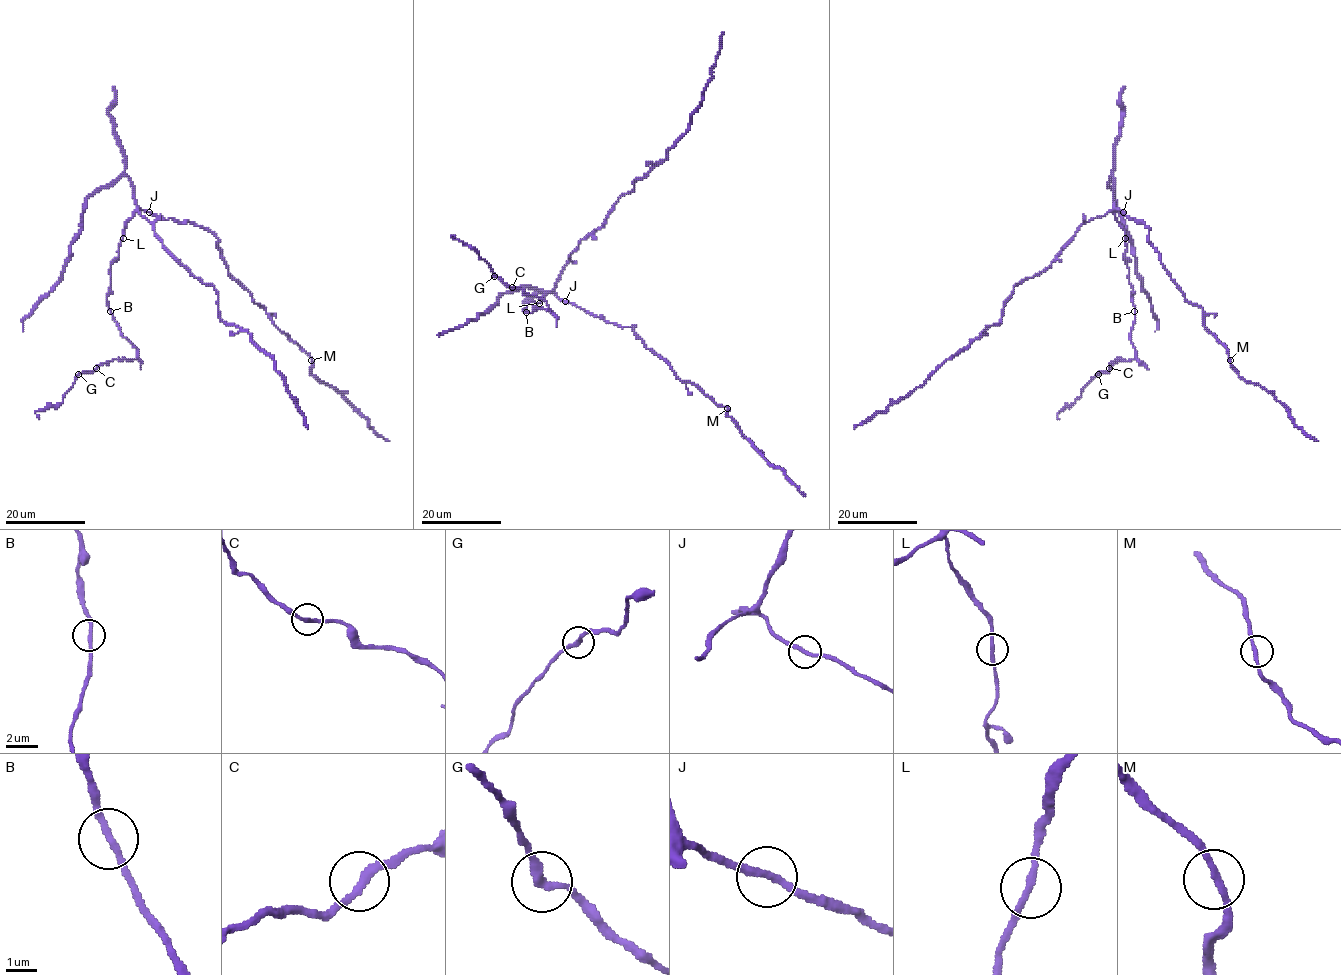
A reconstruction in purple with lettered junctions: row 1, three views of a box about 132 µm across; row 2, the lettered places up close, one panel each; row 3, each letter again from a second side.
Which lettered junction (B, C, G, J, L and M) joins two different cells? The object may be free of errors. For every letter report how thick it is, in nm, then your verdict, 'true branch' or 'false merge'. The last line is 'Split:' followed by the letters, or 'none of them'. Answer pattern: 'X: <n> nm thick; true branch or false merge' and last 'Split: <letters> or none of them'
B: 220 nm thick; true branch
C: 240 nm thick; true branch
G: 240 nm thick; false merge
J: 240 nm thick; true branch
L: 220 nm thick; true branch
M: 200 nm thick; true branch
Split: G

